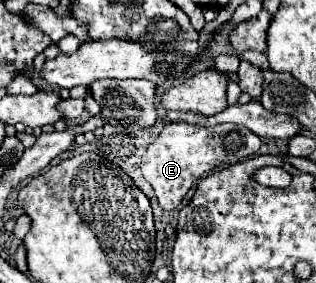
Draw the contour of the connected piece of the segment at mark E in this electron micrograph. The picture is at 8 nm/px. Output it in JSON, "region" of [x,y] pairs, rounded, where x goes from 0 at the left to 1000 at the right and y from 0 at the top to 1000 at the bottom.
{"region":[[[541,431],[453,544],[446,608],[484,657],[503,728],[516,742],[554,742],[630,629],[649,629],[693,587],[725,587],[794,558],[813,544],[820,516],[826,488],[769,445],[687,438],[674,452],[649,452],[598,431]]]}

